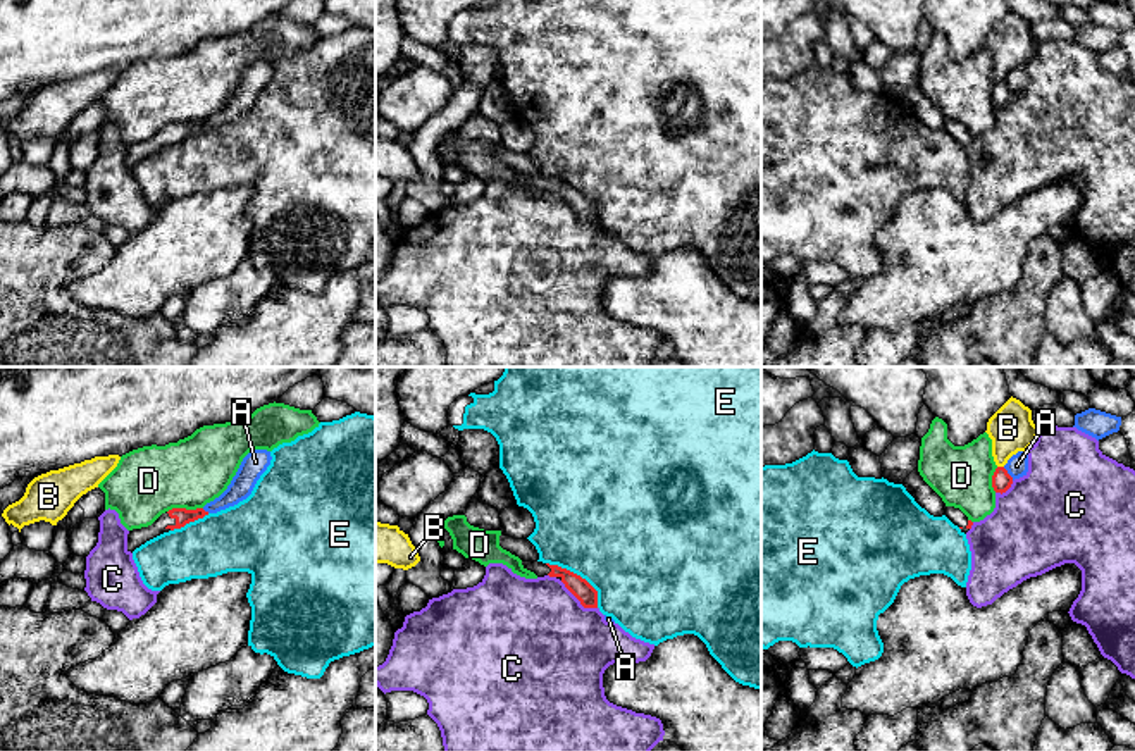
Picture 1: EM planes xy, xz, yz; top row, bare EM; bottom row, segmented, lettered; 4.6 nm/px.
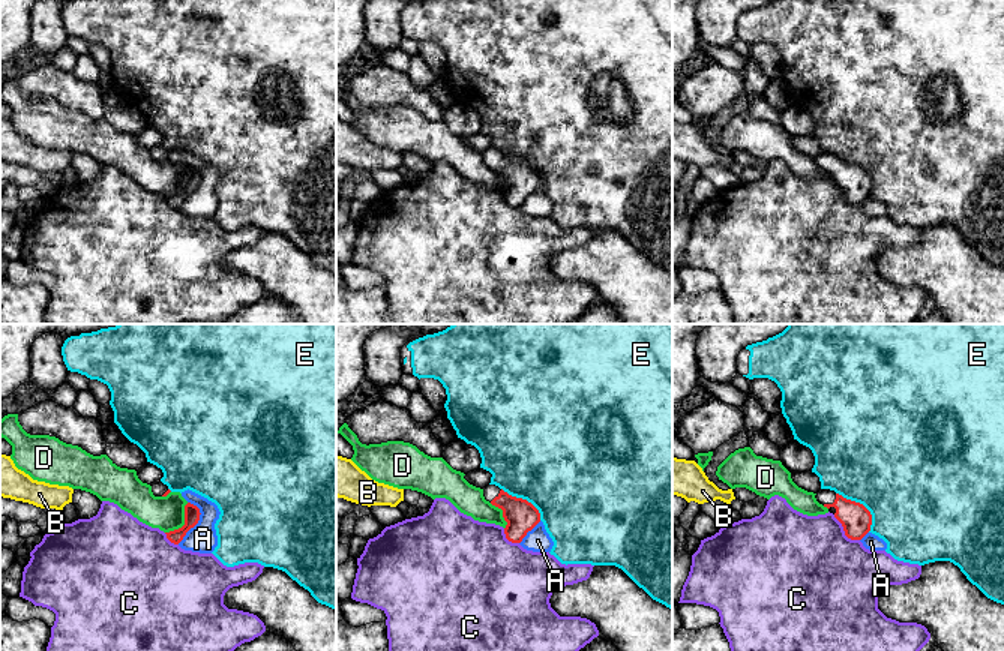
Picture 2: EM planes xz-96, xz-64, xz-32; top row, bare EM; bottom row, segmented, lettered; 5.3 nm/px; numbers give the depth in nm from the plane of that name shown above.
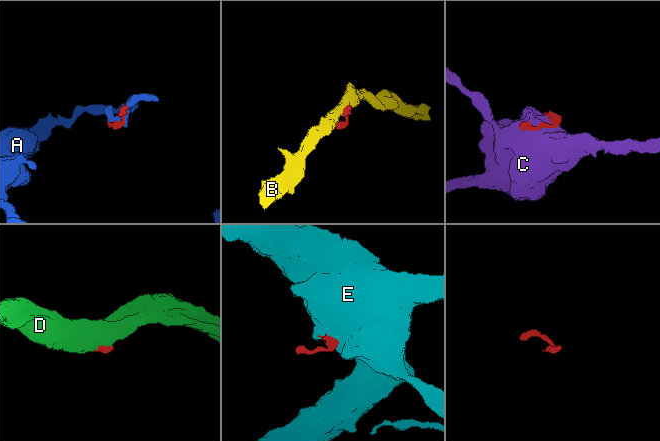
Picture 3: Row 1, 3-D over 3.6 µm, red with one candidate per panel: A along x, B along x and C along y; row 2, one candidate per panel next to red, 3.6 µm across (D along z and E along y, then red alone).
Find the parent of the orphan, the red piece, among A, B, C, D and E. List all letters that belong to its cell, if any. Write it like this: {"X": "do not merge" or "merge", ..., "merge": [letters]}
{"A": "do not merge", "B": "do not merge", "C": "do not merge", "D": "do not merge", "E": "do not merge", "merge": []}

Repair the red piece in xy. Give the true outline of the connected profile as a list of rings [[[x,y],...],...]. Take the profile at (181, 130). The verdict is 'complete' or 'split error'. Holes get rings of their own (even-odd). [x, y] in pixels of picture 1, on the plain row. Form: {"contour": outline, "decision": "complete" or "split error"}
{"contour": [[[172,122],[165,127],[162,127],[152,140],[129,145],[127,165],[133,167],[136,162],[145,158],[146,155],[150,155],[164,146],[181,143],[189,136],[203,133],[205,129],[208,129],[208,126],[205,126],[203,122],[196,122],[196,124]]], "decision": "split error"}

